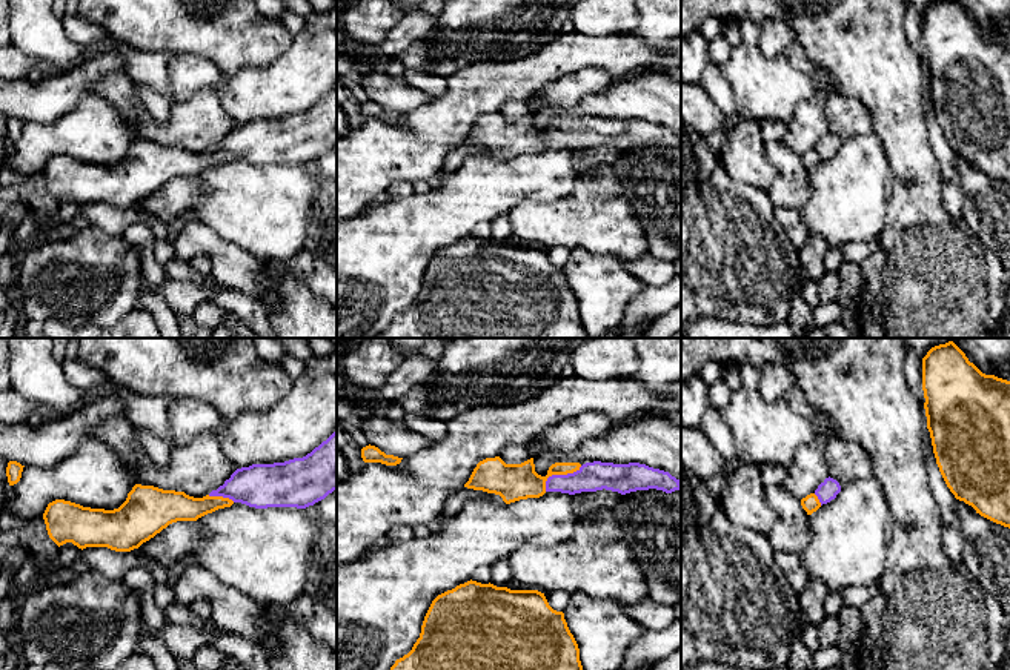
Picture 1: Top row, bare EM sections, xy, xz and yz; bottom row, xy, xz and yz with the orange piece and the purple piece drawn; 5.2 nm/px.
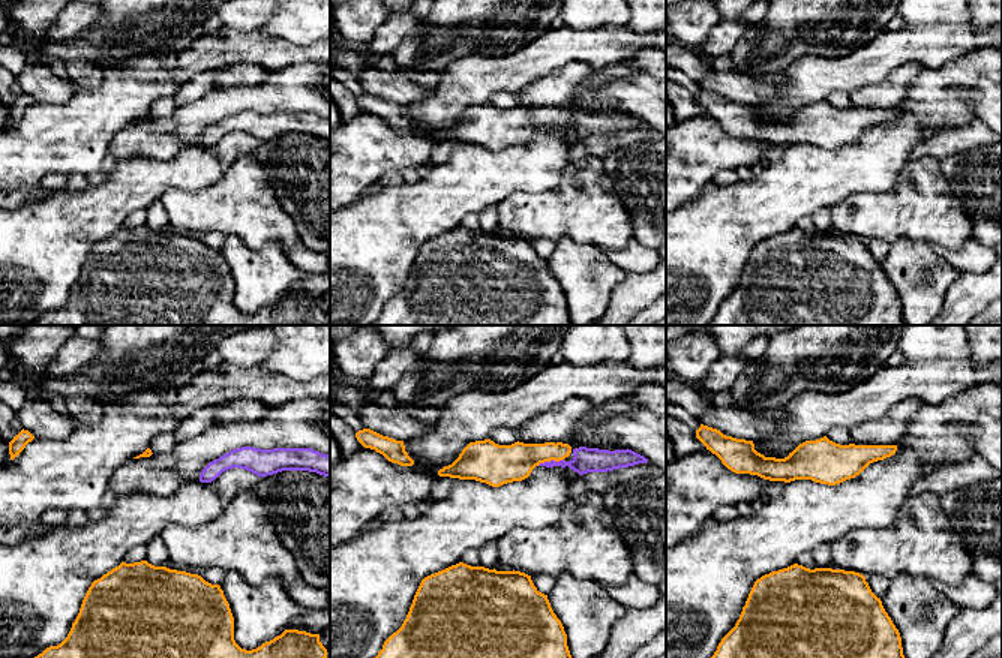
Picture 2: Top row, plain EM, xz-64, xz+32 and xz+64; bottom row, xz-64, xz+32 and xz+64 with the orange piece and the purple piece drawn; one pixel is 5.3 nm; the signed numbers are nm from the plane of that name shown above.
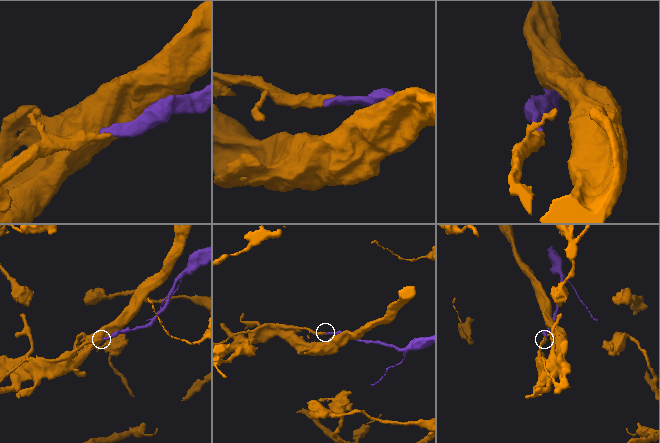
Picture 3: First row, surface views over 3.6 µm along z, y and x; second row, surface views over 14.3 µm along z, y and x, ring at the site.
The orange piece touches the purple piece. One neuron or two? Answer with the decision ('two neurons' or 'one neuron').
one neuron

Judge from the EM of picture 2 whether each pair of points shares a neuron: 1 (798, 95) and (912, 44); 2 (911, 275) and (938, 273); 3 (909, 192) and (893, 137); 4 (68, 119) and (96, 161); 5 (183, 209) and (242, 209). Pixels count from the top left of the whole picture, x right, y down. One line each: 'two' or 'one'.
1: one
2: one
3: two
4: one
5: one

